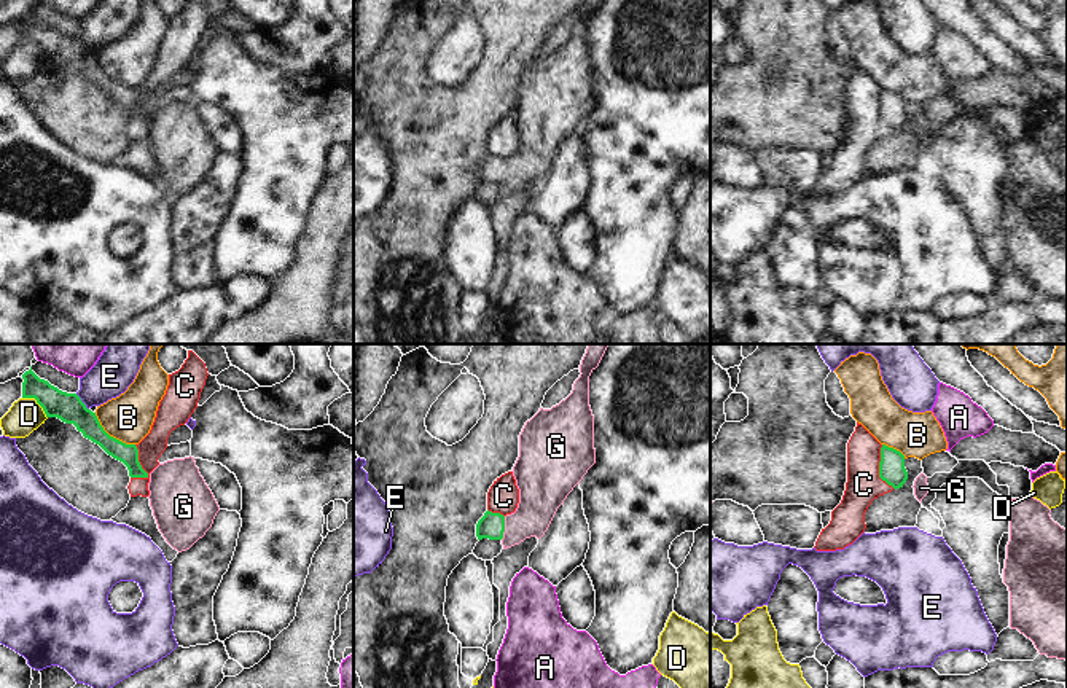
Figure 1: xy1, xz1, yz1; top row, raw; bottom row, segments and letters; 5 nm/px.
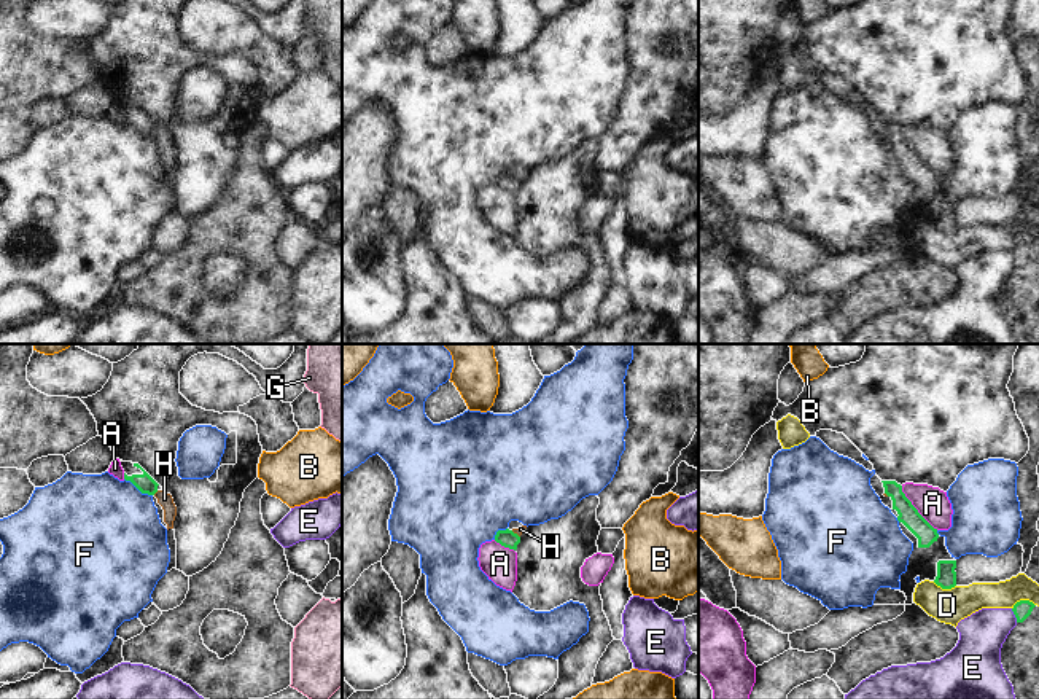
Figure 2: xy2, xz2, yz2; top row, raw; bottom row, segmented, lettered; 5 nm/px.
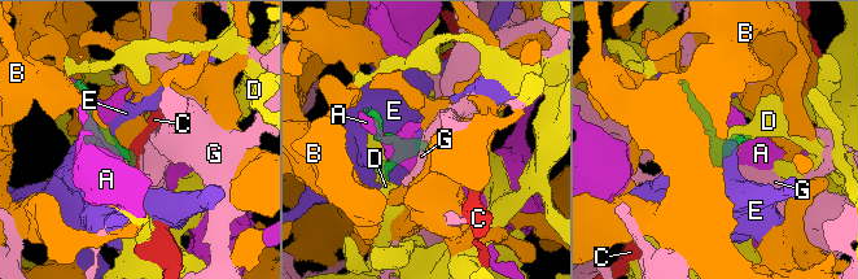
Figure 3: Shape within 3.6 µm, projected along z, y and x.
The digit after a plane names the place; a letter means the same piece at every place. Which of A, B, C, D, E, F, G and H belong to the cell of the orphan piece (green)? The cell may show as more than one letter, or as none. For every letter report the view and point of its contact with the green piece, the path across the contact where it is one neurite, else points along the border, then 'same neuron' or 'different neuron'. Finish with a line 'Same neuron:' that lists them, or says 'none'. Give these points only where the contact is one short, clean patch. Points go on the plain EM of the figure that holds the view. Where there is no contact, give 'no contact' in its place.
A: meets green in yz2 at (915, 152); different neuron
B: meets green in xy1 at (112, 80); border along xy1 (94, 56), (99, 67), (110, 78), (134, 88); different neuron
C: meets green in xy1 at (139, 105); border along xy1 (134, 88), (147, 121); different neuron
D: meets green in xy1 at (37, 45); different neuron
E: meets green in xy1 at (82, 45); different neuron
F: meets green in xy2 at (139, 132); border along xy2 (124, 121), (142, 136), (151, 139); different neuron
G: meets green in xz1 at (504, 171); runs through xz1 (491, 169), (504, 171), (540, 137); same neuron
H: meets green in xy2 at (155, 136); border along xy2 (158, 134), (153, 137); different neuron
Same neuron: G

